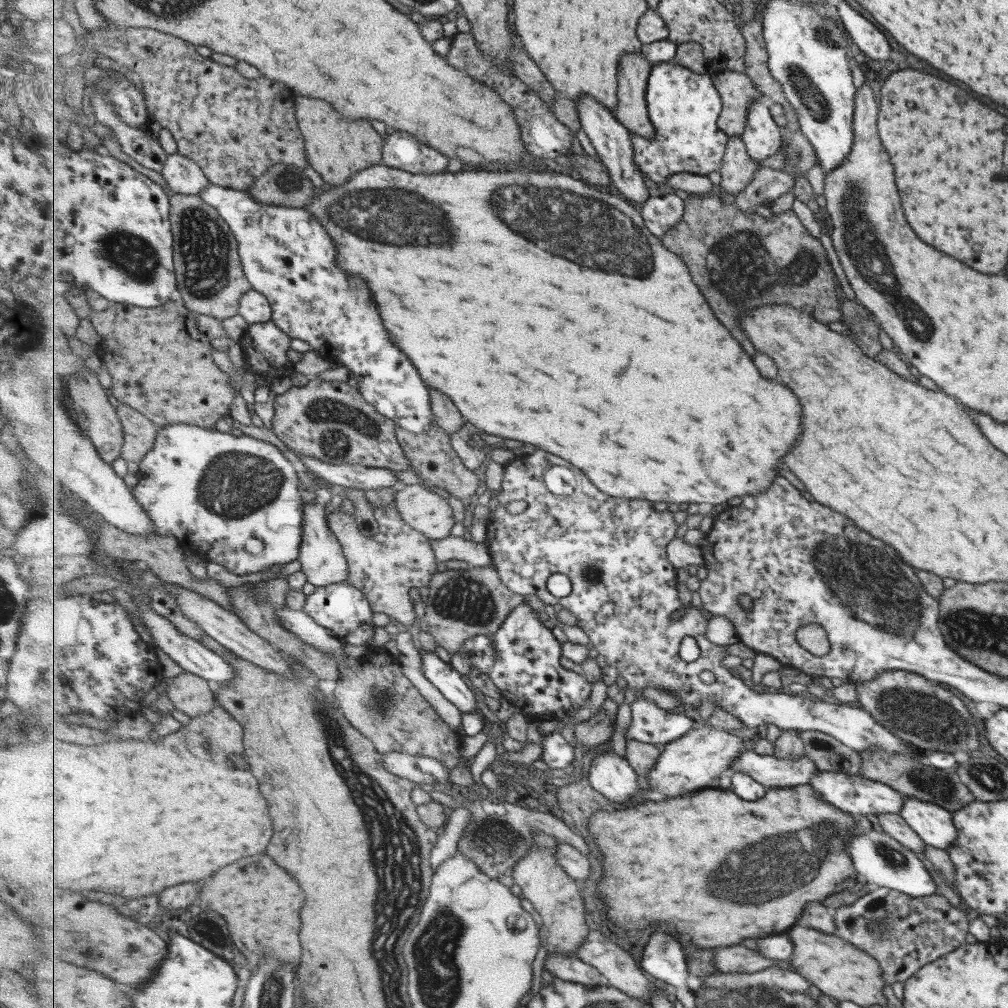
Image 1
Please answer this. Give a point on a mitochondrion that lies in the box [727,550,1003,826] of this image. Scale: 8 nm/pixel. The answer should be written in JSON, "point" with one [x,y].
{"point":[936,717]}

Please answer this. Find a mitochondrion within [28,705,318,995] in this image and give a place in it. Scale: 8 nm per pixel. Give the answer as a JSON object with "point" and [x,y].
{"point":[85,948]}

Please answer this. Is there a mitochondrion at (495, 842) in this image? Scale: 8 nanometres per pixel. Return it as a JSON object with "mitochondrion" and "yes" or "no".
{"mitochondrion":"yes"}

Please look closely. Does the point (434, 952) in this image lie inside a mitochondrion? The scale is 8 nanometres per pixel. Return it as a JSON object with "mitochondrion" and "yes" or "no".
{"mitochondrion":"yes"}

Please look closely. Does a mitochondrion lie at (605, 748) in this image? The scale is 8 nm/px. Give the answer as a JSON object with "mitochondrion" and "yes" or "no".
{"mitochondrion":"no"}

